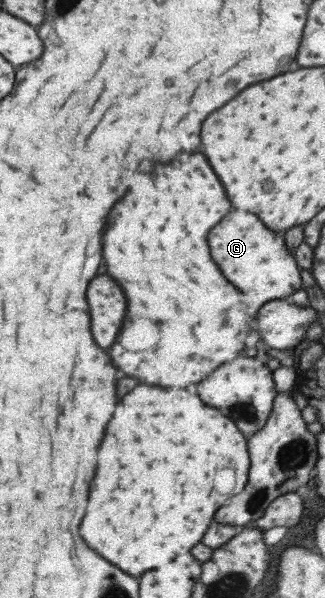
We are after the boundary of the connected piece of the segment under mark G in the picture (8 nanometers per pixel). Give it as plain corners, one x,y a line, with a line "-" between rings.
226,213
216,227
208,231
208,249
212,261
220,265
220,273
224,273
224,277
232,281
236,289
242,289
240,295
250,303
252,309
258,309
268,300
285,299
286,295
300,289
298,267
286,251
282,237
268,231
252,213

